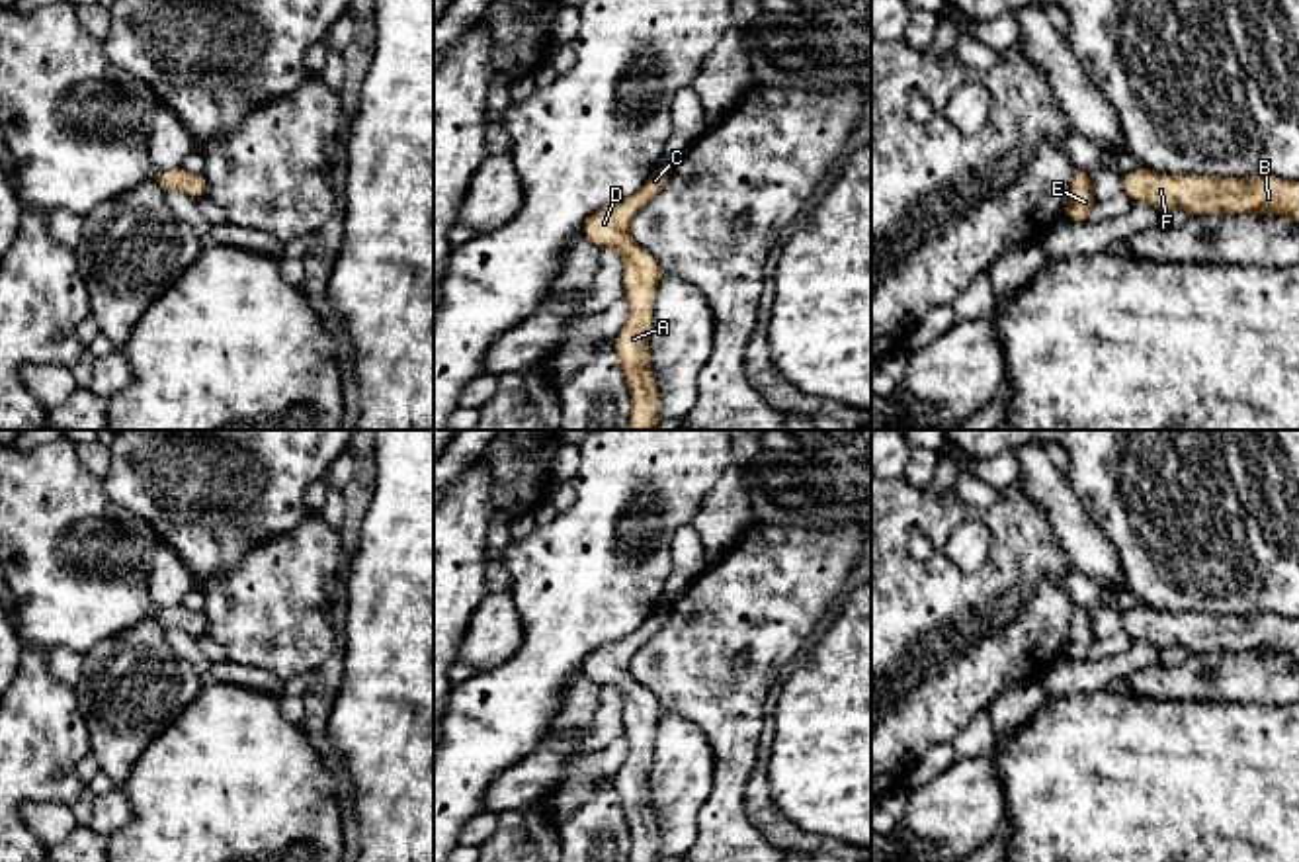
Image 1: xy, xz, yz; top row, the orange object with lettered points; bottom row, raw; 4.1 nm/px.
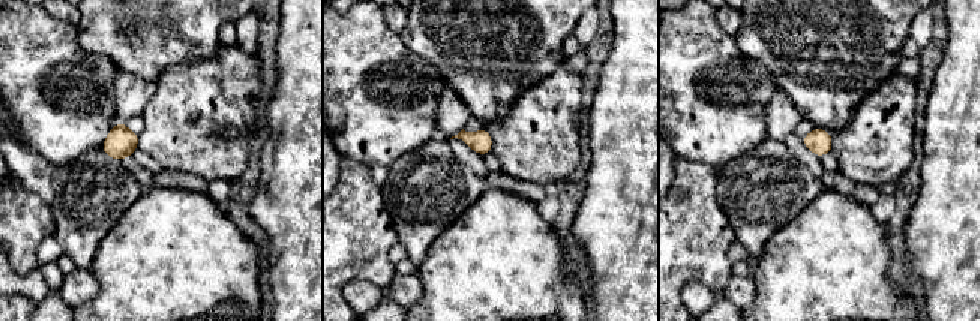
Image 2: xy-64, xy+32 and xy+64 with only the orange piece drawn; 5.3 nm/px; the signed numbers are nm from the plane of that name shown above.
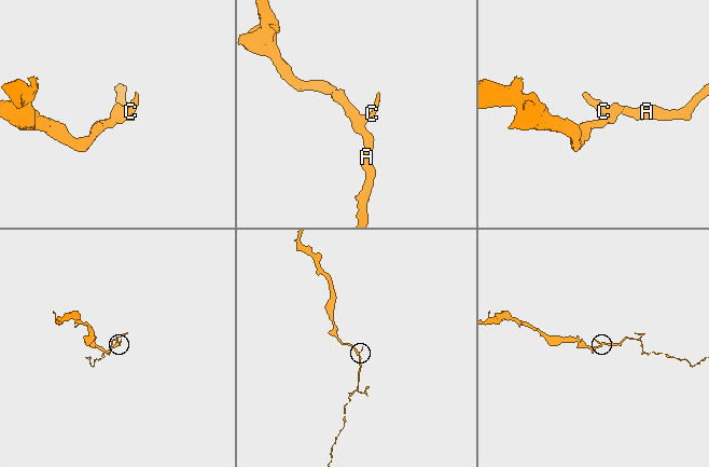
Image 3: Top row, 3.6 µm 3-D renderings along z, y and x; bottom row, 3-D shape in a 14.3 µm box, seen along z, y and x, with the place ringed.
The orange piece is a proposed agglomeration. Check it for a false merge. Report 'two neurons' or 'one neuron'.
one neuron

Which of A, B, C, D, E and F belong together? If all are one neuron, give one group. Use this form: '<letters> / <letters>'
A B C D E F

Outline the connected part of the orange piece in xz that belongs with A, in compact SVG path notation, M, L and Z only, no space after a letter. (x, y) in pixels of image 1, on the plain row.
M660 600L641 627L623 639L600 645L582 665L582 672L600 688L617 688L623 694L623 735L629 741L629 753L613 776L613 788L633 839L629 862L658 862L660 837L658 821L650 811L649 776L654 731L664 711L658 698L635 680L629 665L637 651L664 627L670 610L672 604Z

